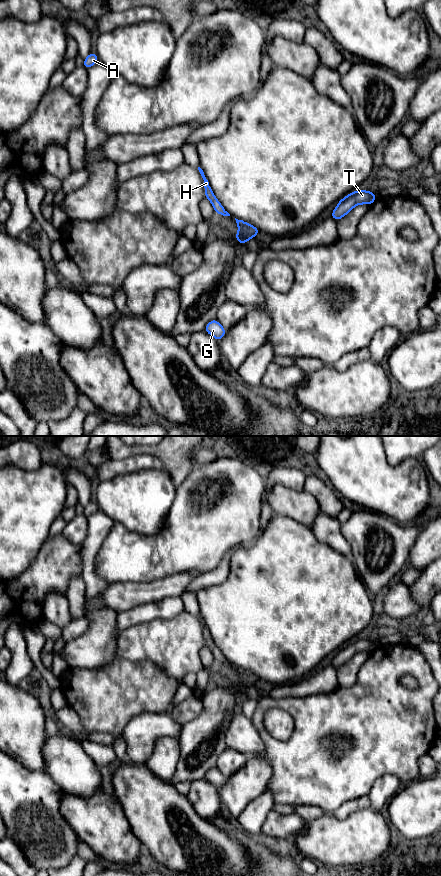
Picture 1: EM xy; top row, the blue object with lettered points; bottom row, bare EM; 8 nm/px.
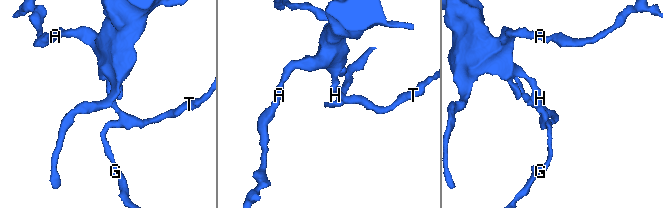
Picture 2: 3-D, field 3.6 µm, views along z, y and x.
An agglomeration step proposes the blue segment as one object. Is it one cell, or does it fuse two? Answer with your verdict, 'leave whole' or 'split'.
leave whole

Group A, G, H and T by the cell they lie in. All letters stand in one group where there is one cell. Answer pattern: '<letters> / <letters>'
A G H T

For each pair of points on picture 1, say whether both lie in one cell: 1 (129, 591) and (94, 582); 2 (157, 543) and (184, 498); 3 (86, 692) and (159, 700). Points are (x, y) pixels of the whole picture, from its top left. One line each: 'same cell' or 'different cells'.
1: different cells
2: same cell
3: same cell

